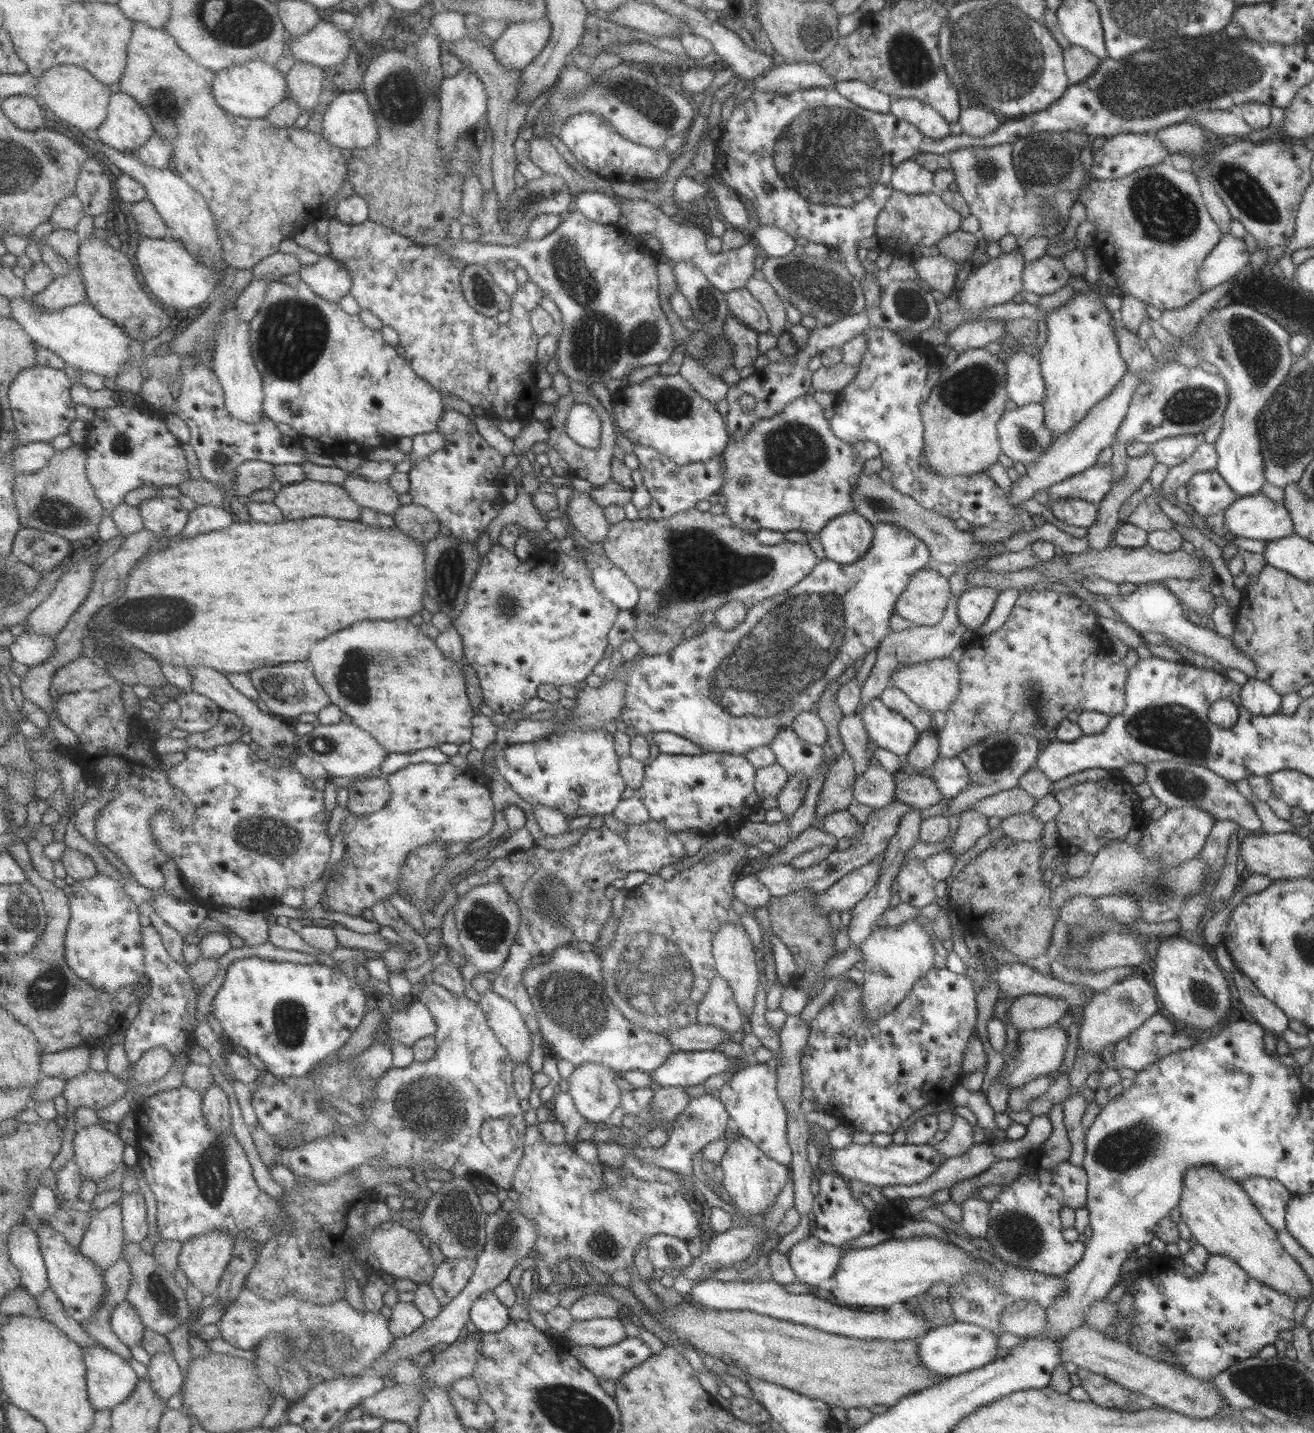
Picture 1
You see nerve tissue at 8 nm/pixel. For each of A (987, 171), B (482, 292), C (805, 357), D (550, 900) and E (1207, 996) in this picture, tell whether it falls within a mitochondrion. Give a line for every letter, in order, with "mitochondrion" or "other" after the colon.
A: mitochondrion
B: mitochondrion
C: other
D: mitochondrion
E: mitochondrion

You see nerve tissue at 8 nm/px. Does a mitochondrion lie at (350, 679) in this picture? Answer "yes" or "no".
yes

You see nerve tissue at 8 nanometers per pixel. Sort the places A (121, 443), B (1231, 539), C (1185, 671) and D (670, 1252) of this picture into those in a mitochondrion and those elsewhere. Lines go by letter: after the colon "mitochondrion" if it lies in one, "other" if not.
A: mitochondrion
B: other
C: other
D: mitochondrion

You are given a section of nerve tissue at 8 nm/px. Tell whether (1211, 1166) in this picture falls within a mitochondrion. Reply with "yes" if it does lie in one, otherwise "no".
no

